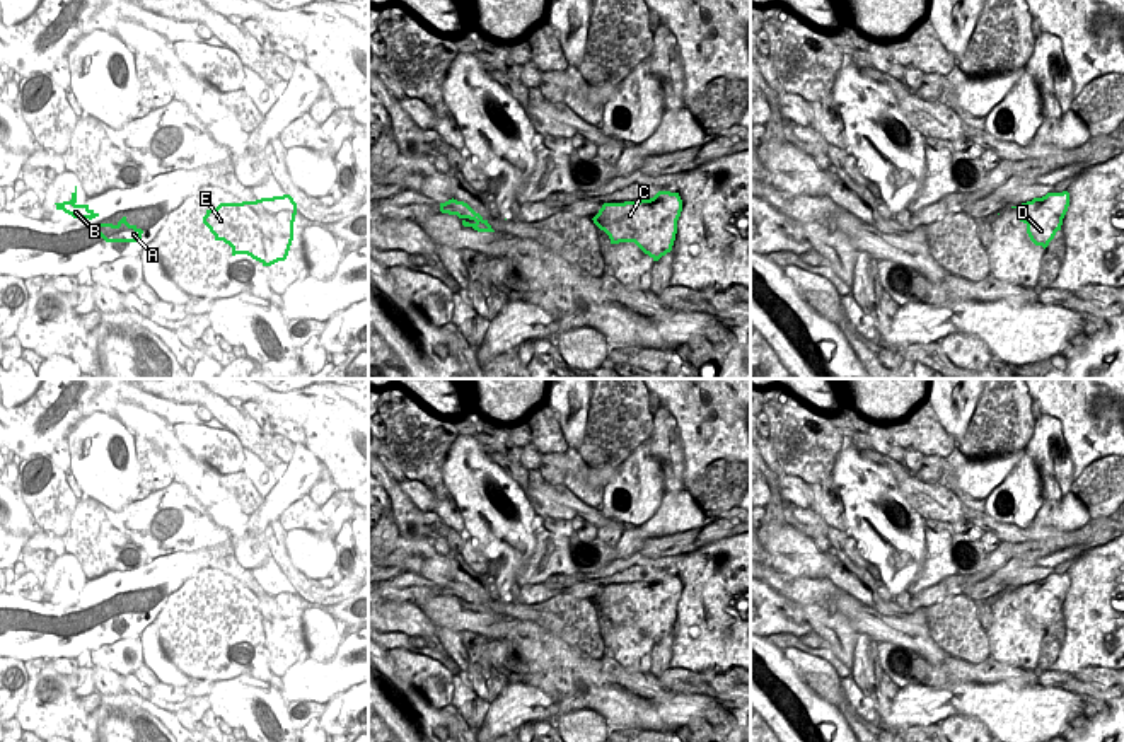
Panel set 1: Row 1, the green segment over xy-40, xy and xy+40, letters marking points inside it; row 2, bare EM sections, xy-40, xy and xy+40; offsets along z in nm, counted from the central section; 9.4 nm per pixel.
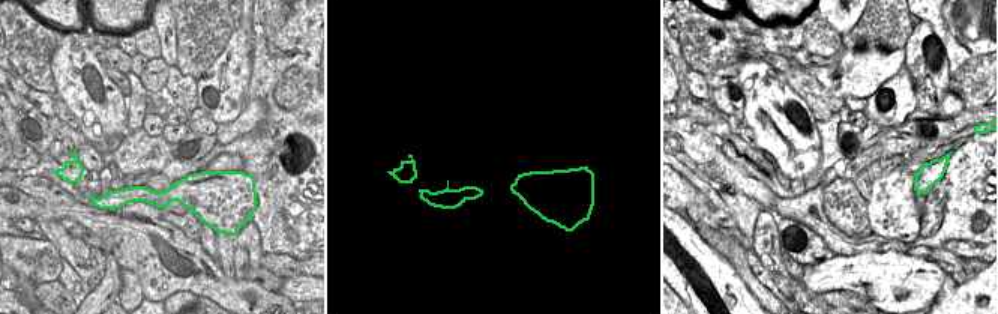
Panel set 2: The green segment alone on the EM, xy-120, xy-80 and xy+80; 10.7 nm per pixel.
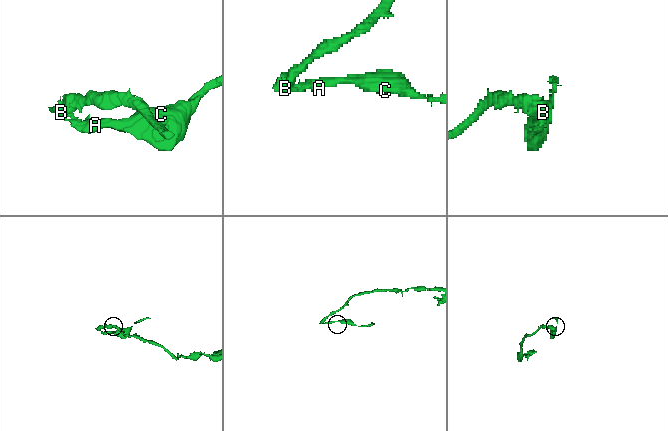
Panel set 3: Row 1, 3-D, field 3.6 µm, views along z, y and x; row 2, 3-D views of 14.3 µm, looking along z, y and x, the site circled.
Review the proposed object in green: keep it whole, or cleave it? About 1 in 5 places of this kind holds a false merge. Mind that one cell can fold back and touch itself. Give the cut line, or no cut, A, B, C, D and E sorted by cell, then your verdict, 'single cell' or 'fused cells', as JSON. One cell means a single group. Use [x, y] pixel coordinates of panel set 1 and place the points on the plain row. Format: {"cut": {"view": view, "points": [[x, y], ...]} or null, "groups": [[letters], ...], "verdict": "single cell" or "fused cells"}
{"cut": {"view": "xy", "points": [[476, 602], [486, 604]]}, "groups": [["A", "C", "D", "E"], ["B"]], "verdict": "fused cells"}

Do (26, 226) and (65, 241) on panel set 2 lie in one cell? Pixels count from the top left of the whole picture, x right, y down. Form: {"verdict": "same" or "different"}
{"verdict": "different"}

